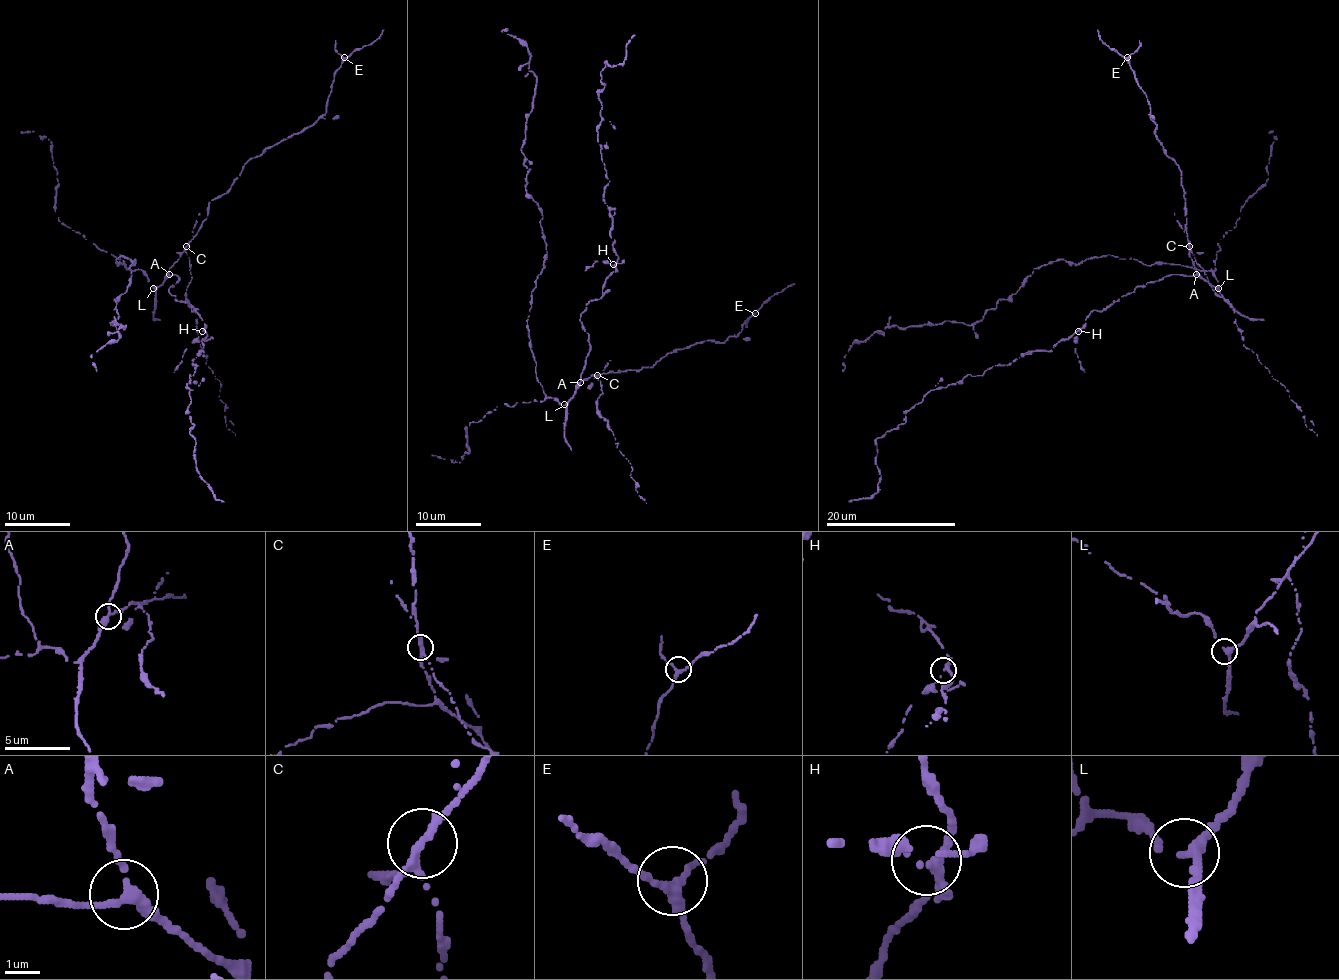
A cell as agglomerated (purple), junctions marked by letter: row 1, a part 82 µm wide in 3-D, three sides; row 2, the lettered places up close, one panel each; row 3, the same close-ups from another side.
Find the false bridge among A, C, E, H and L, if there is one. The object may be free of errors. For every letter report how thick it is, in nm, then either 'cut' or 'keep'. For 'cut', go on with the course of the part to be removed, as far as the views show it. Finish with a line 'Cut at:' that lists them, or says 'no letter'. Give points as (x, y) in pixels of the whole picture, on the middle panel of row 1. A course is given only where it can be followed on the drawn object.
A: 280 nm thick; keep
C: 240 nm thick; cut; foreign part runs (597, 375), (602, 393), (597, 411), (631, 463), (629, 475), (641, 496)
E: 240 nm thick; keep
H: 200 nm thick; keep
L: 240 nm thick; keep
Cut at: C

